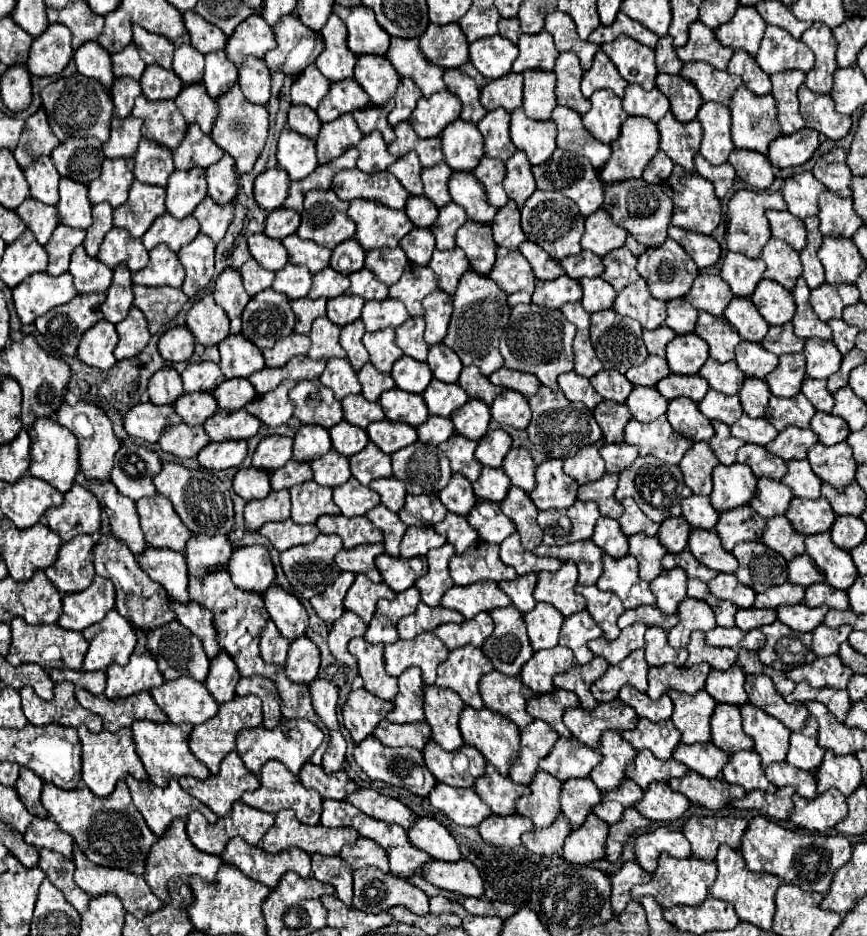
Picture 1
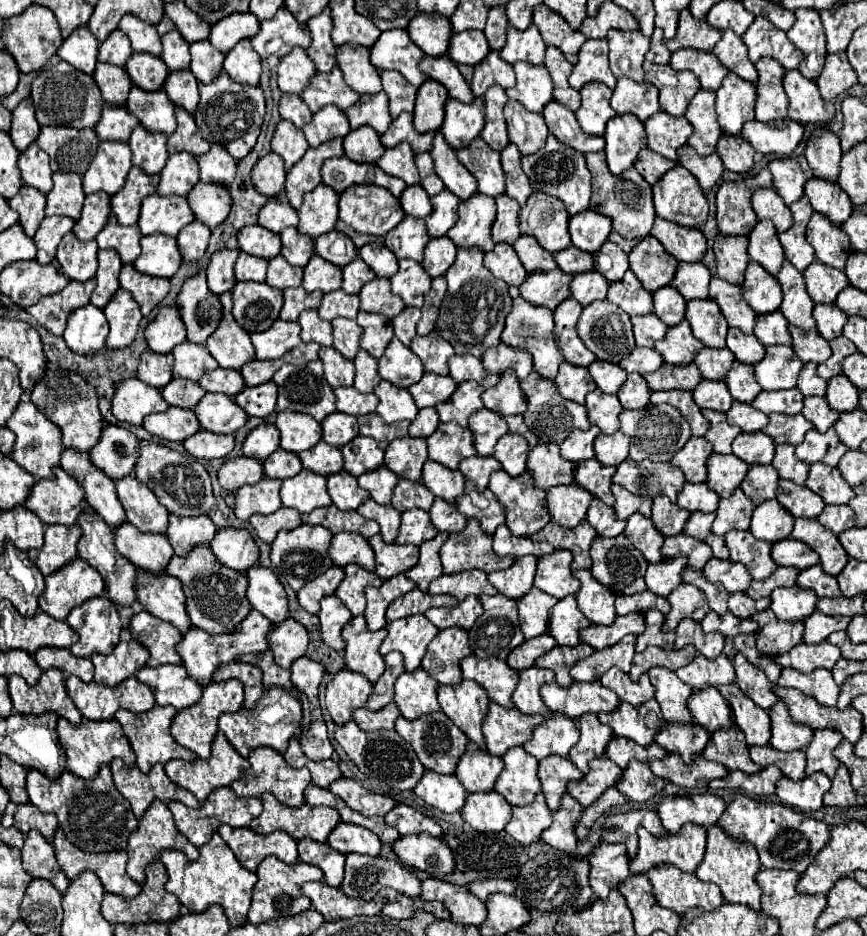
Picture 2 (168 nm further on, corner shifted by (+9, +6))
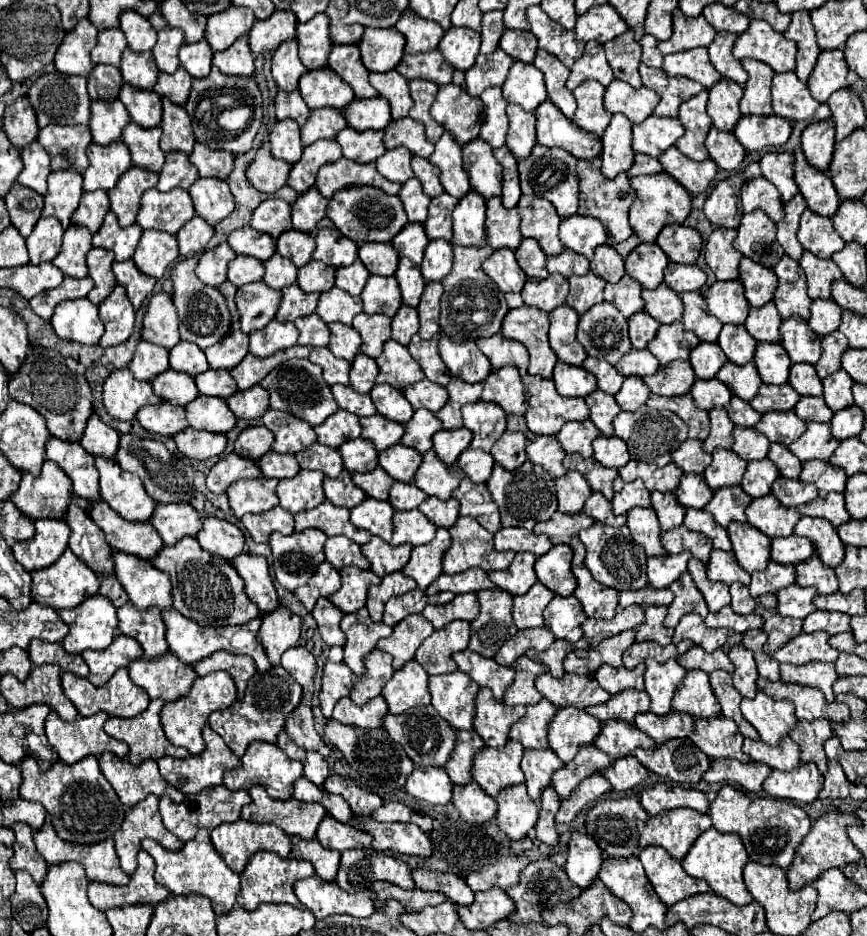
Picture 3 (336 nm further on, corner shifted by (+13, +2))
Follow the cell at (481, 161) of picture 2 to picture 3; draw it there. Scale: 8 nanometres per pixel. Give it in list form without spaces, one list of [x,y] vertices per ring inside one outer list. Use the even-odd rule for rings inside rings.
[[[474,139],[462,147],[464,165],[470,173],[470,185],[484,199],[500,195],[502,181],[502,165],[492,155],[492,147],[484,139]]]

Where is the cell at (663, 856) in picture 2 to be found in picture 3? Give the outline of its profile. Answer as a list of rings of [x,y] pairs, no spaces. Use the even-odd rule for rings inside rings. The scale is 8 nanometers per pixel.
[[[670,809],[646,823],[640,821],[640,847],[658,845],[664,847],[672,857],[682,859],[700,833],[712,827],[708,813],[694,813],[692,809]]]

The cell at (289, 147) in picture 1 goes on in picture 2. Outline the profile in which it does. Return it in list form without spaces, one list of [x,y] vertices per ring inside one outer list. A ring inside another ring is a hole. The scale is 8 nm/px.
[[[280,121],[278,123],[278,127],[274,131],[274,137],[272,137],[272,151],[284,159],[286,171],[298,159],[302,159],[302,155],[306,153],[308,147],[310,145],[308,145],[302,129],[294,127],[290,121]]]

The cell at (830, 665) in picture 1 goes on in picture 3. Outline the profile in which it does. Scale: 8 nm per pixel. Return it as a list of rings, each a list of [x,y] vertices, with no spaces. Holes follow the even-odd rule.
[[[818,631],[818,633],[800,633],[798,637],[790,639],[786,645],[776,649],[772,657],[778,663],[792,663],[792,665],[804,665],[804,661],[830,661],[834,663],[838,653],[830,643],[828,643],[828,633]]]

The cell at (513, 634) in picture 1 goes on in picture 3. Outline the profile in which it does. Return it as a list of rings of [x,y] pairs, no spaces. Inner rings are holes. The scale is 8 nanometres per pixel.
[[[480,589],[478,591],[480,613],[470,627],[470,649],[494,657],[496,649],[516,635],[512,619],[512,595],[504,589]]]

